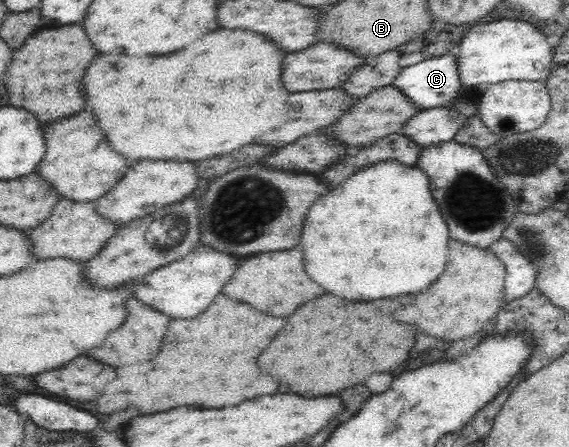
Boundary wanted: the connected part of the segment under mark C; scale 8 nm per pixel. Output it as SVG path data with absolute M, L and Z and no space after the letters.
M450 54L434 56L405 67L393 81L393 85L401 89L401 92L422 110L449 106L464 89L464 85L459 80L457 56Z

